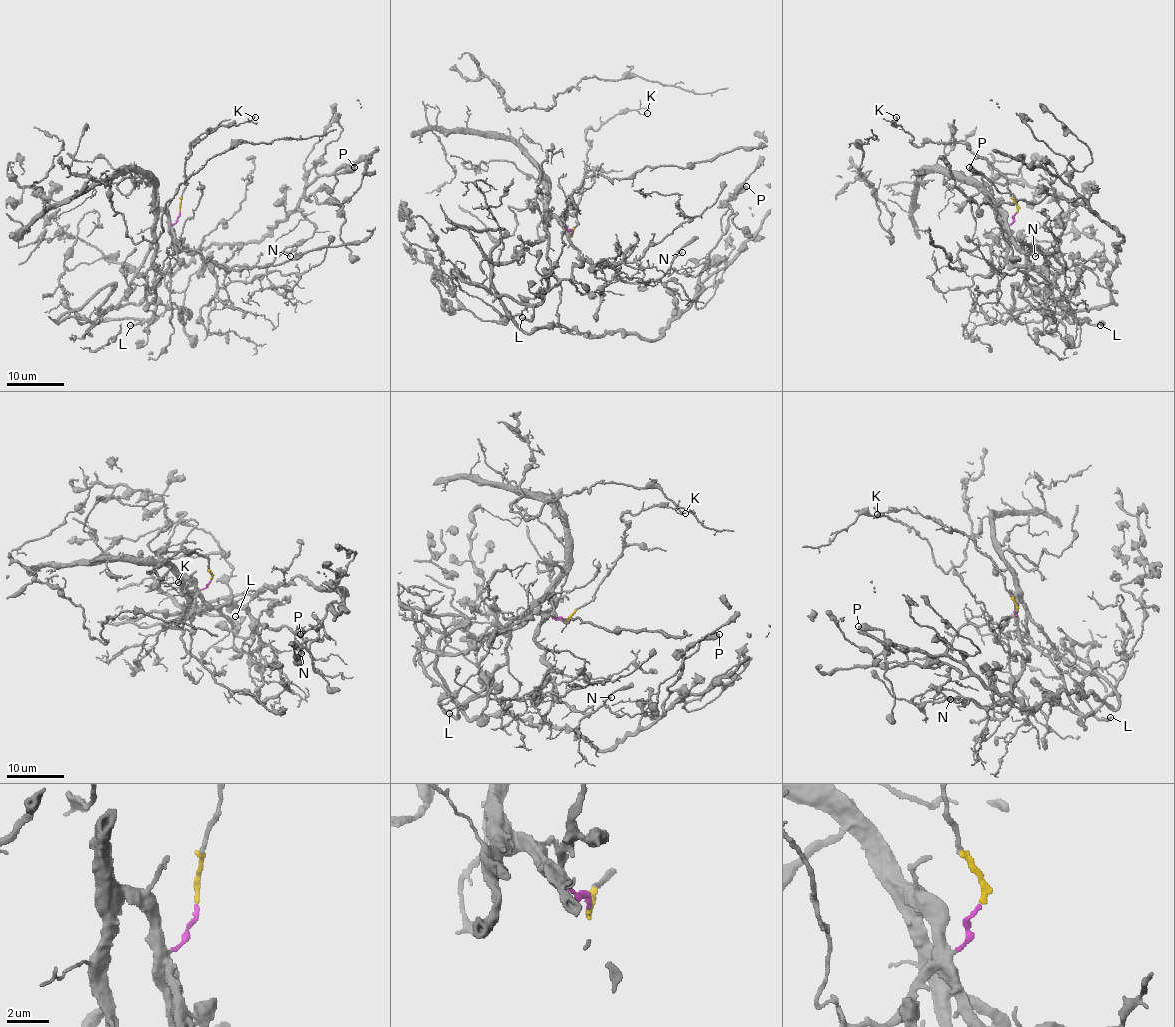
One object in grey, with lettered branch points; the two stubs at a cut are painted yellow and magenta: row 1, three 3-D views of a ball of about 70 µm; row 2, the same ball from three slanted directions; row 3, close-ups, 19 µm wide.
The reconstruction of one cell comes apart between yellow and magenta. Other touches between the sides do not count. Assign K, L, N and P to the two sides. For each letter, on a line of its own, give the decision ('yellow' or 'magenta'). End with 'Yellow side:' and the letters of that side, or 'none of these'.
K: yellow
L: magenta
N: magenta
P: magenta
Yellow side: K

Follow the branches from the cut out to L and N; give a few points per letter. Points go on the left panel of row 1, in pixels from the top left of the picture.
L: (179, 212), (174, 223), (164, 212), (158, 213), (155, 225), (155, 315), (142, 325), (129, 325)
N: (179, 212), (172, 226), (174, 246), (178, 250), (185, 246), (229, 269), (265, 266), (278, 255), (289, 256)

